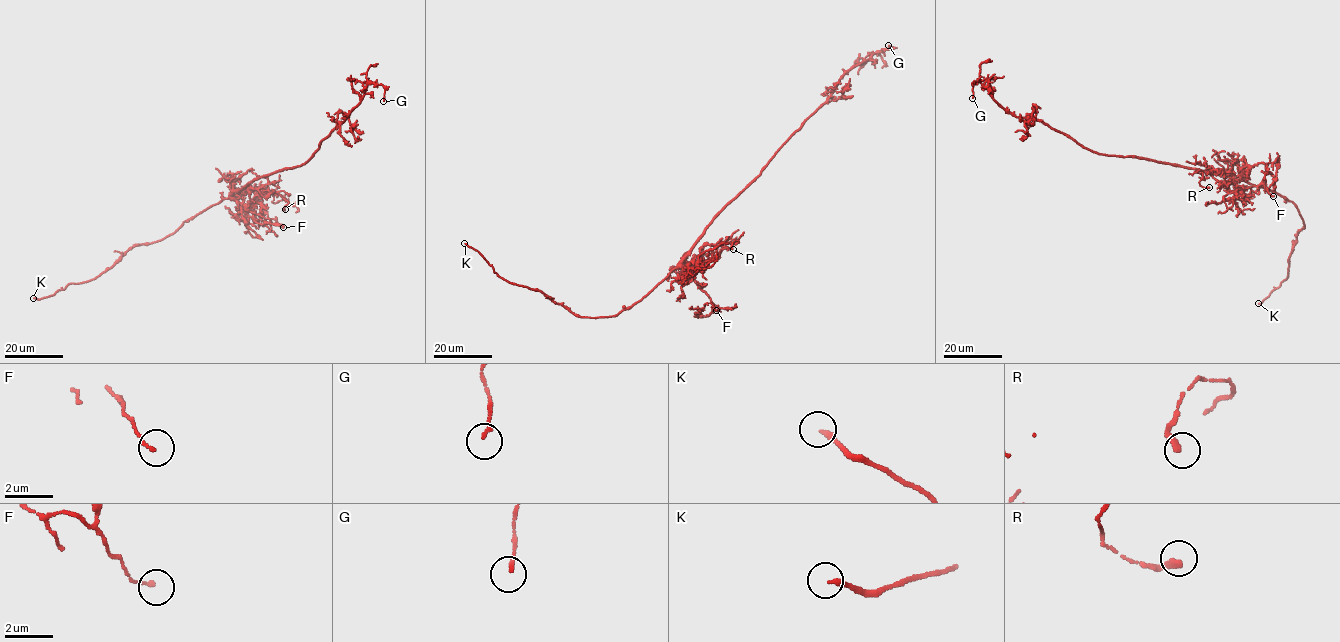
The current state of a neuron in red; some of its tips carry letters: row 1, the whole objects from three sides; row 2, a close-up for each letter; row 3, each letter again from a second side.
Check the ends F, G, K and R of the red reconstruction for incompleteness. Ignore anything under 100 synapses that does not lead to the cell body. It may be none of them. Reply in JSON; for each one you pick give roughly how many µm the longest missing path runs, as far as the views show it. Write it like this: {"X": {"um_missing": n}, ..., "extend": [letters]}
{"K": {"um_missing": 2}, "extend": ["K"]}

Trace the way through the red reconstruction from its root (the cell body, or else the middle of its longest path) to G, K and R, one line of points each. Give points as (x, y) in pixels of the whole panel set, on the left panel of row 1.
G: (244, 186), (264, 176), (305, 164), (323, 139), (357, 106), (368, 83), (383, 86), (383, 101)
K: (244, 186), (186, 220), (173, 233), (157, 241), (135, 245), (93, 279), (70, 283), (40, 299), (33, 298)
R: (244, 186), (232, 195), (246, 207), (252, 188), (265, 197), (277, 192), (288, 202), (285, 209)

